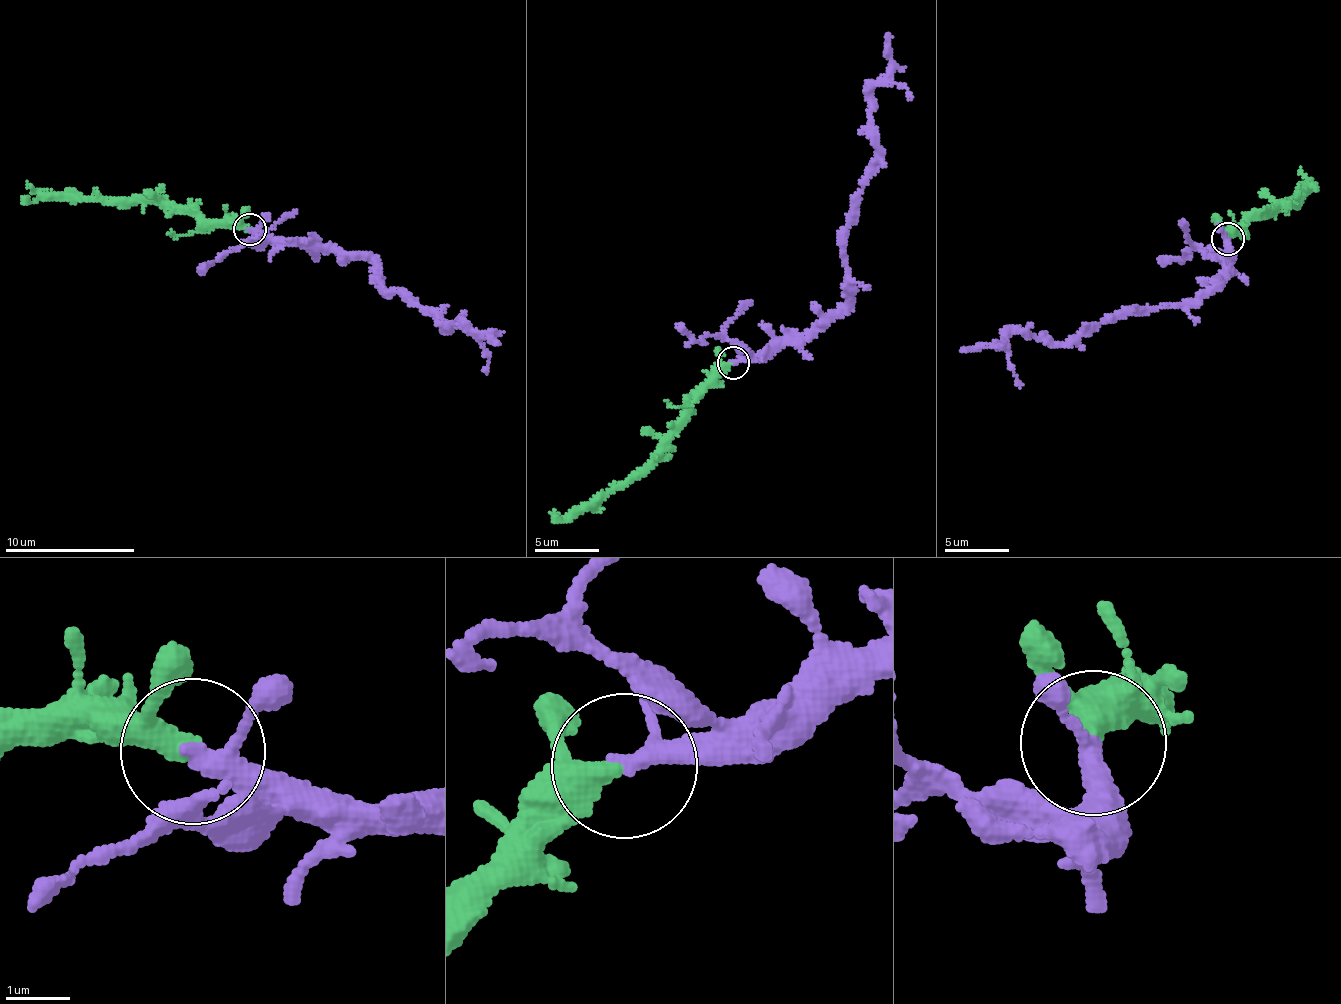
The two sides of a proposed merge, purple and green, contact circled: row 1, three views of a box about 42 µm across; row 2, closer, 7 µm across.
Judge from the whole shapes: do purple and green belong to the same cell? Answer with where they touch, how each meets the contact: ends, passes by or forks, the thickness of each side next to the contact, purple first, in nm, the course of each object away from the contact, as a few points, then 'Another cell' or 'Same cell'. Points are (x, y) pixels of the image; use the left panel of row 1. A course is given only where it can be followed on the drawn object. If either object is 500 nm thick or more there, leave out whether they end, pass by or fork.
Place: (249, 229). At the ring purple passes by. At the ring green passes by. Thickness 240 nm (purple) against 320 nm. Course of purple: (248, 228), (373, 260), (378, 281), (409, 299), (443, 328), (467, 324), (489, 336), (495, 344). Course of green: (248, 228), (212, 226), (198, 215), (134, 202), (43, 200), (35, 193), (24, 201). Same cell

